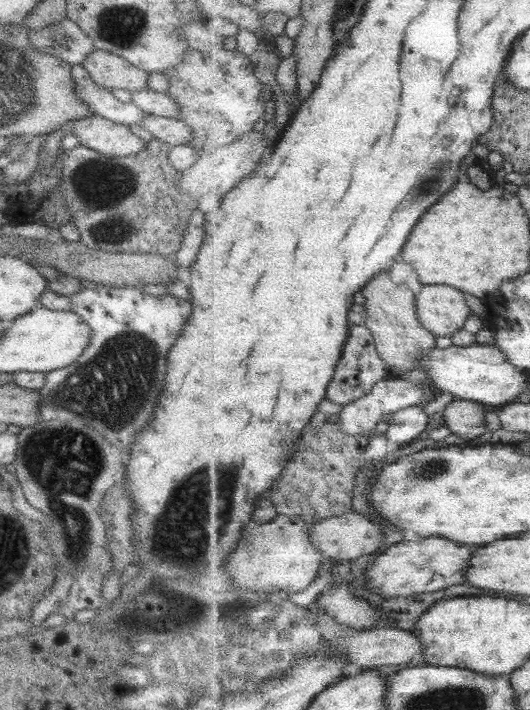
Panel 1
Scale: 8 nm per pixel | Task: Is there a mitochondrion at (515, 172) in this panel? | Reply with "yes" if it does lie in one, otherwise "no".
no

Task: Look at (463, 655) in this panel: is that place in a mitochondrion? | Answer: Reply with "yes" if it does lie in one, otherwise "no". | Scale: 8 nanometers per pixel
no

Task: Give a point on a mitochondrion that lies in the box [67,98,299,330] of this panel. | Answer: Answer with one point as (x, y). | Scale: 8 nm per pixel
(106, 187)

